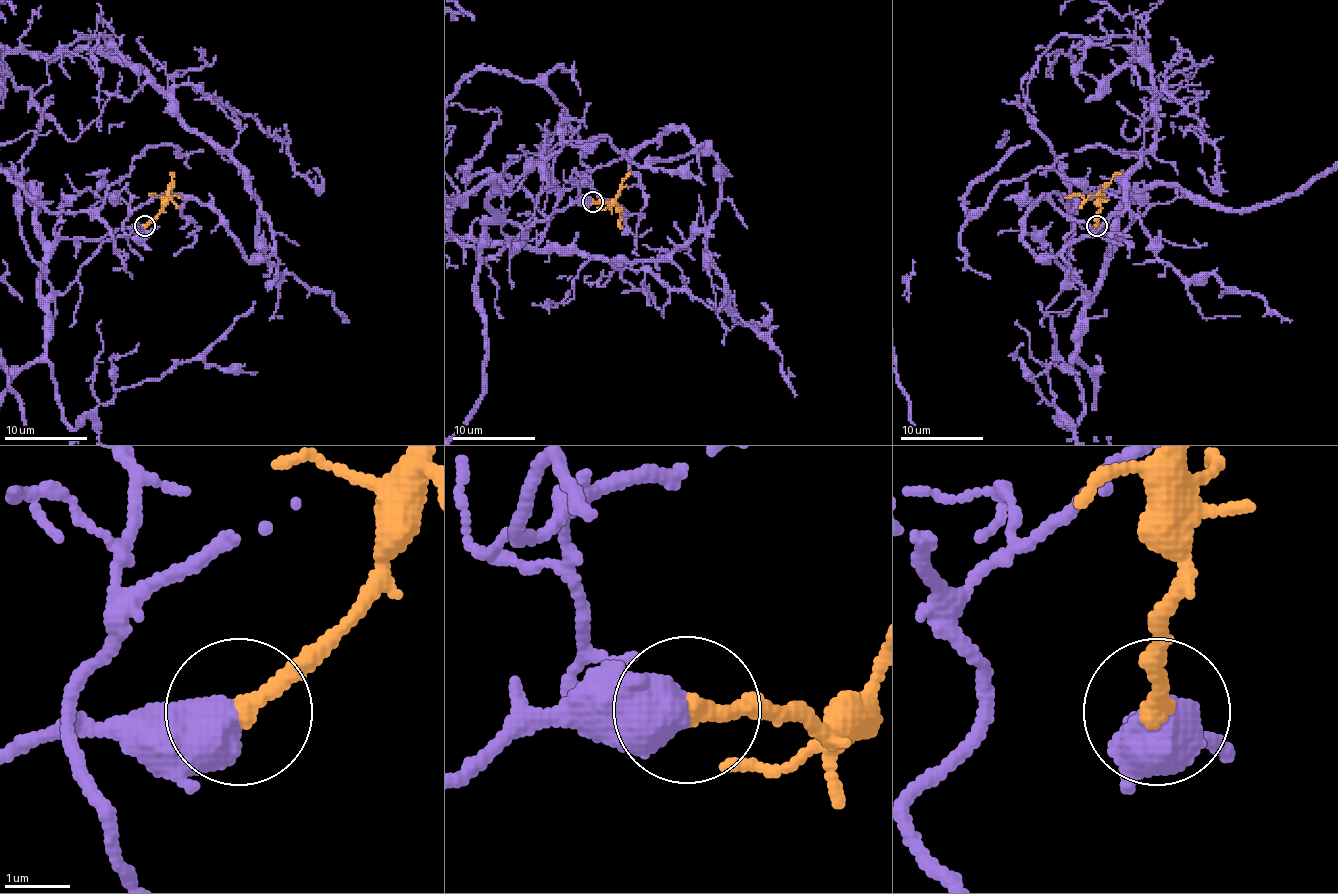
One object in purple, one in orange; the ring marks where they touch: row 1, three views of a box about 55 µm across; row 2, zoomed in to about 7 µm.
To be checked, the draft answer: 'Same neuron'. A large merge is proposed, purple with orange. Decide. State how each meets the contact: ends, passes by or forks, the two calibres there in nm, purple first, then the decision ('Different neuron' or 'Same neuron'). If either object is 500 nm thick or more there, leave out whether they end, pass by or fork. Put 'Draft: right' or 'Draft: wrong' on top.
Draft: right
Thickness 650 nm (purple) against 320 nm. Same neuron

